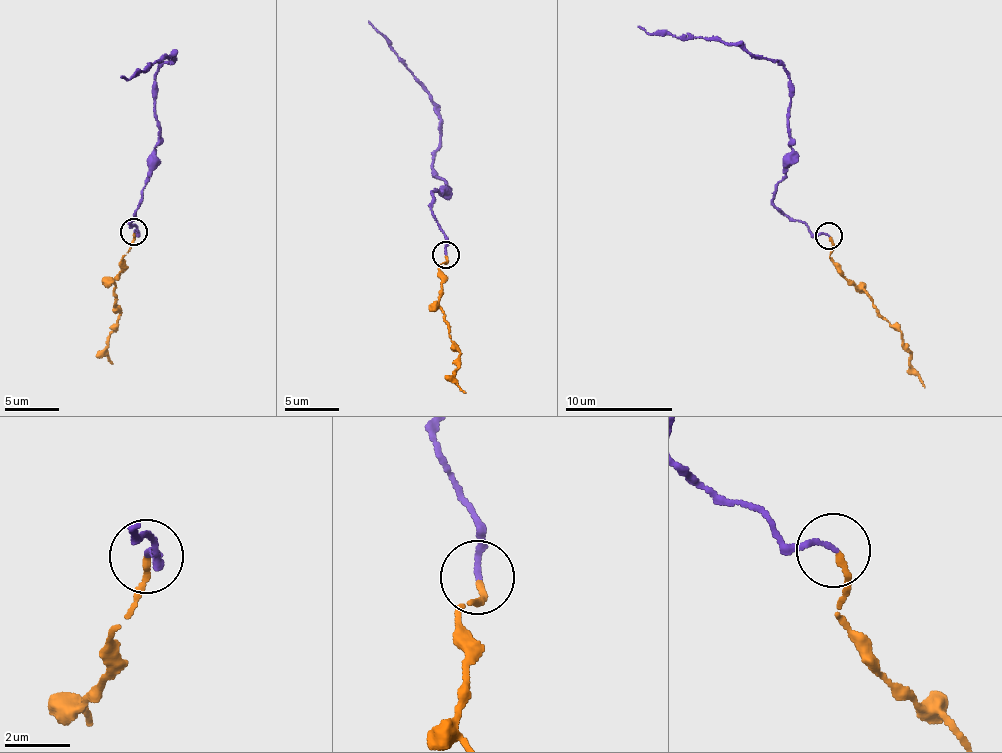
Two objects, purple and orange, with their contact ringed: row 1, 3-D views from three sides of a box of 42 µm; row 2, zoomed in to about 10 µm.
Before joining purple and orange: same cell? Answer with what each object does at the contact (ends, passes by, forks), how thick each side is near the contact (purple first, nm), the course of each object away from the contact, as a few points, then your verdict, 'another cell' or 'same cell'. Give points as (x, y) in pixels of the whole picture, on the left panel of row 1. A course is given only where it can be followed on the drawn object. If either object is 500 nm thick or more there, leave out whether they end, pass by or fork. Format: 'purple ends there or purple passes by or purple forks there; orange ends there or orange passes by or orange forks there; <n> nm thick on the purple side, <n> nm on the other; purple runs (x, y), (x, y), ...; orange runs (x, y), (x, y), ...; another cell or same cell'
purple ends there; orange ends there; 160 nm thick on the purple side, 190 nm on the other; purple runs (133, 232), (136, 228), (129, 223), (158, 139), (157, 68), (174, 58), (170, 54), (124, 79), (120, 75); orange runs (133, 232), (133, 245), (111, 284), (119, 315), (118, 327), (109, 333), (106, 353), (112, 363); same cell

